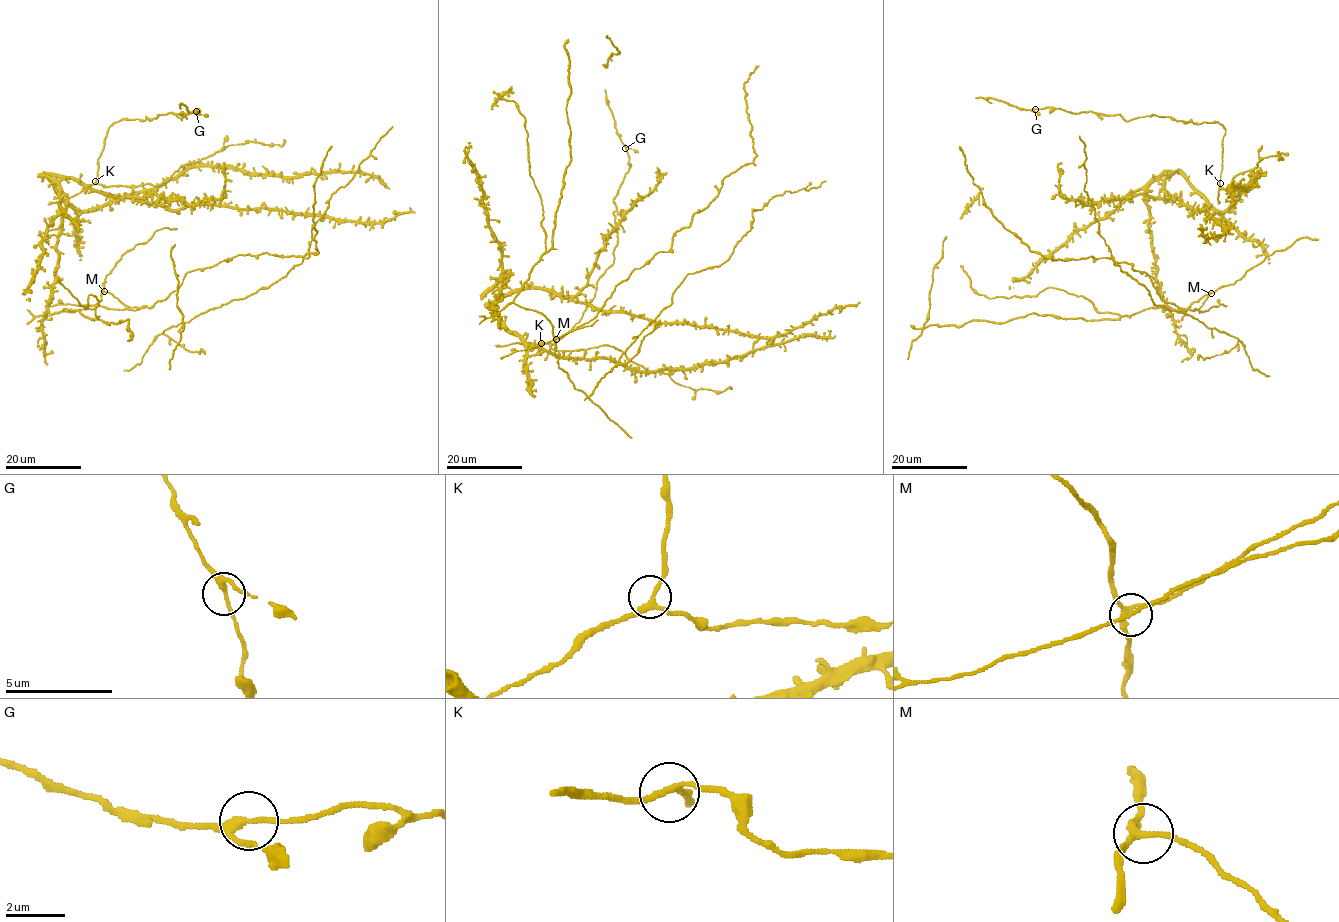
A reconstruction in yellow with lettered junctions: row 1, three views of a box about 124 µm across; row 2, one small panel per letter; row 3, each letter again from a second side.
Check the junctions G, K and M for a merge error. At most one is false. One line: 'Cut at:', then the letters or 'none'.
Cut at: none

